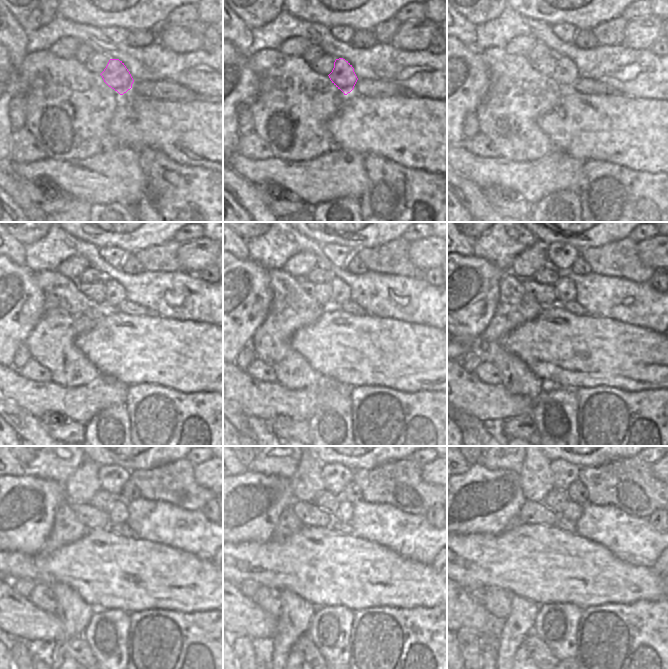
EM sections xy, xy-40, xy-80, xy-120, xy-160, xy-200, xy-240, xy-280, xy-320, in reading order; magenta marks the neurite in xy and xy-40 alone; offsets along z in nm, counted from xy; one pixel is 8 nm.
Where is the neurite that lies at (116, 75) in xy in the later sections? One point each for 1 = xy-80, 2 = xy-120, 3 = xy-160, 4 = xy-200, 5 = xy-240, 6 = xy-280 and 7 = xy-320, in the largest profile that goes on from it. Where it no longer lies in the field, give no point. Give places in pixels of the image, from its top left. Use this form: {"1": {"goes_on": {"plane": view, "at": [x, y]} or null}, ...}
{"1": {"goes_on": {"plane": "xy-80", "at": [565, 74]}}, "2": {"goes_on": {"plane": "xy-120", "at": [115, 294]}}, "3": {"goes_on": {"plane": "xy-160", "at": [340, 291]}}, "4": {"goes_on": {"plane": "xy-200", "at": [565, 288]}}, "5": {"goes_on": {"plane": "xy-240", "at": [118, 513]}}, "6": {"goes_on": {"plane": "xy-280", "at": [344, 512]}}, "7": {"goes_on": {"plane": "xy-320", "at": [573, 511]}}}

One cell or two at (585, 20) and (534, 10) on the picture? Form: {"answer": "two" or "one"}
{"answer": "one"}

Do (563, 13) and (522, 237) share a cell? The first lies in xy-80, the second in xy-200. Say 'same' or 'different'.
different

